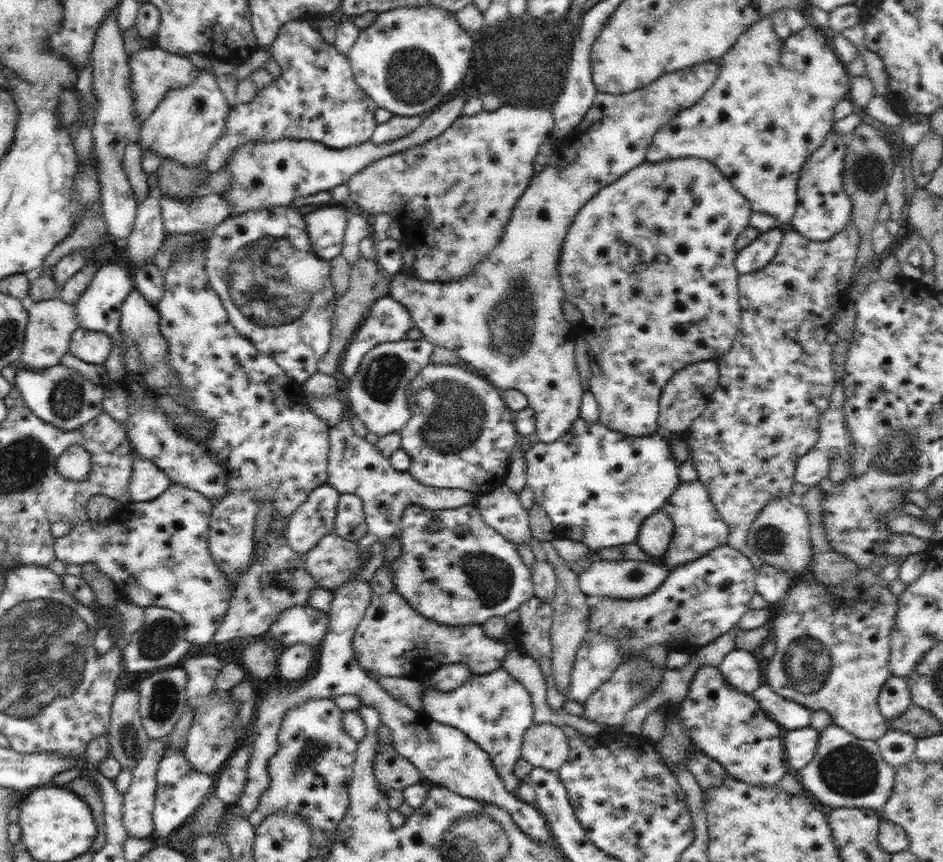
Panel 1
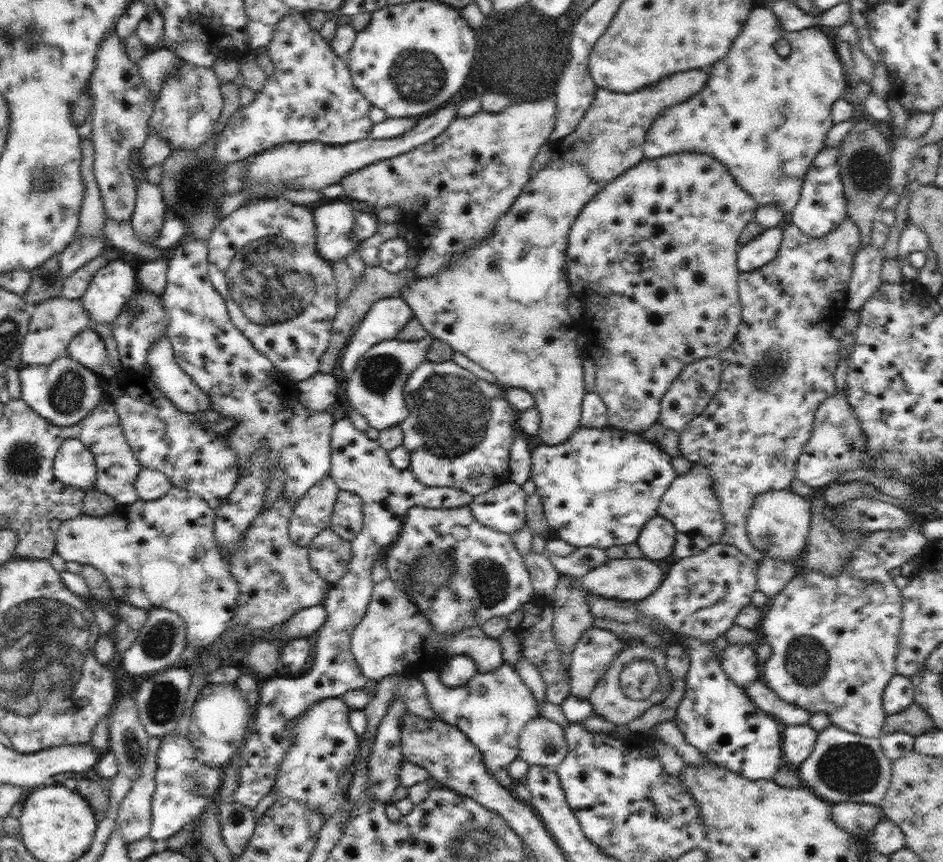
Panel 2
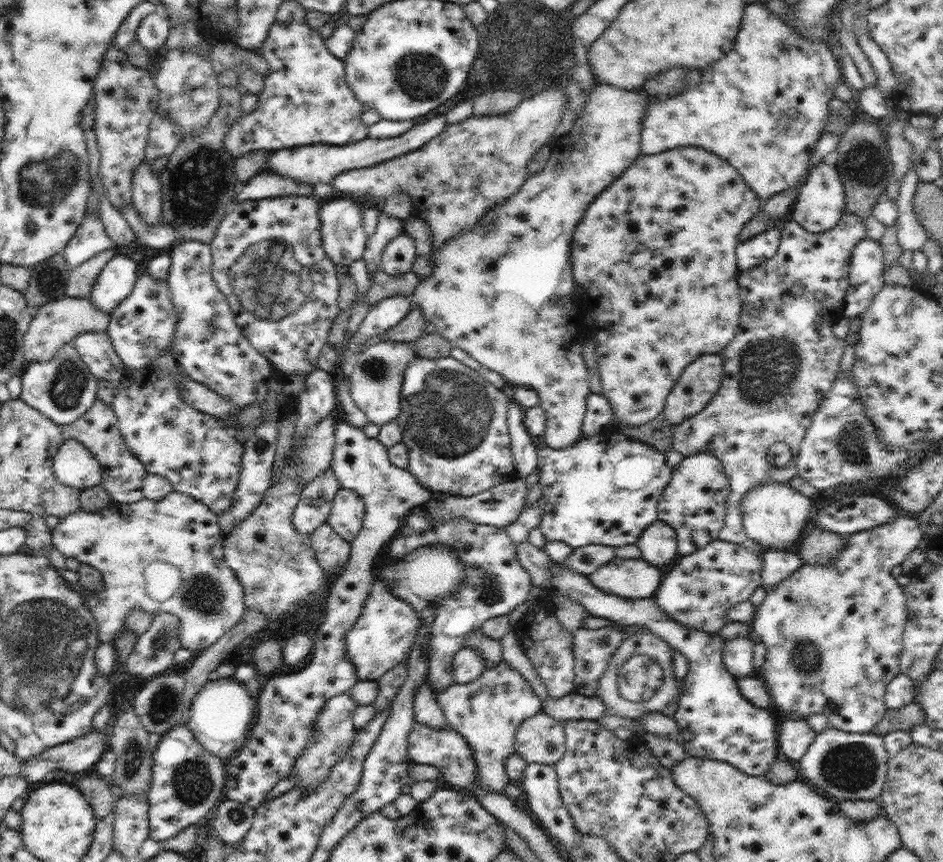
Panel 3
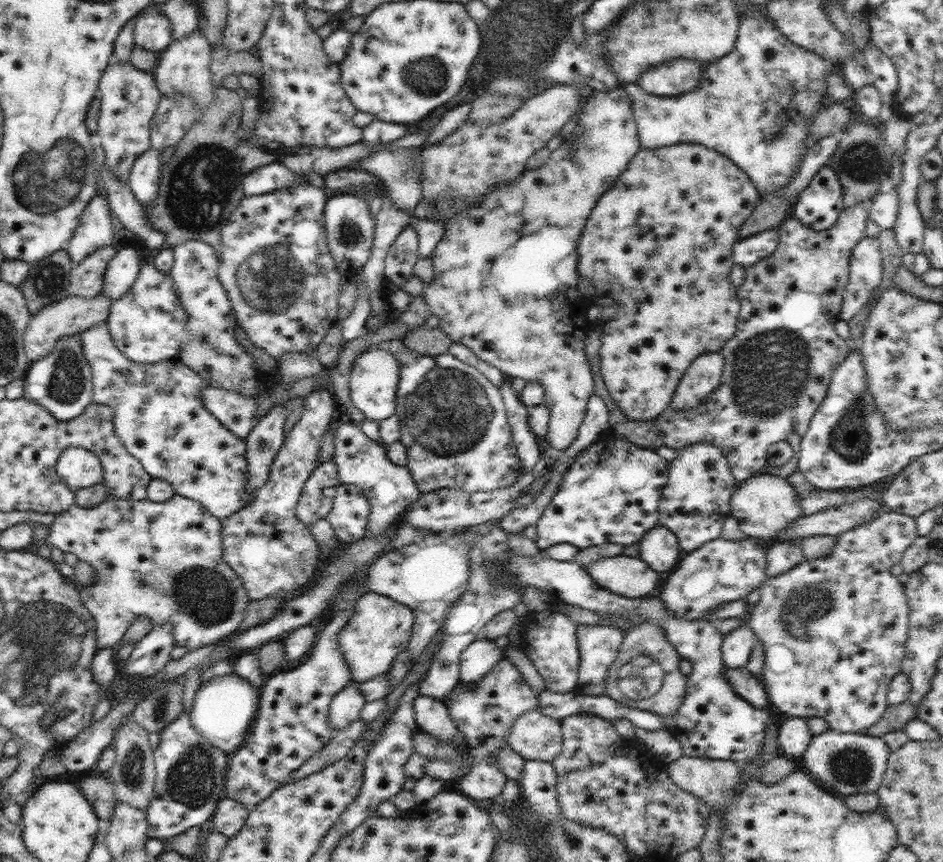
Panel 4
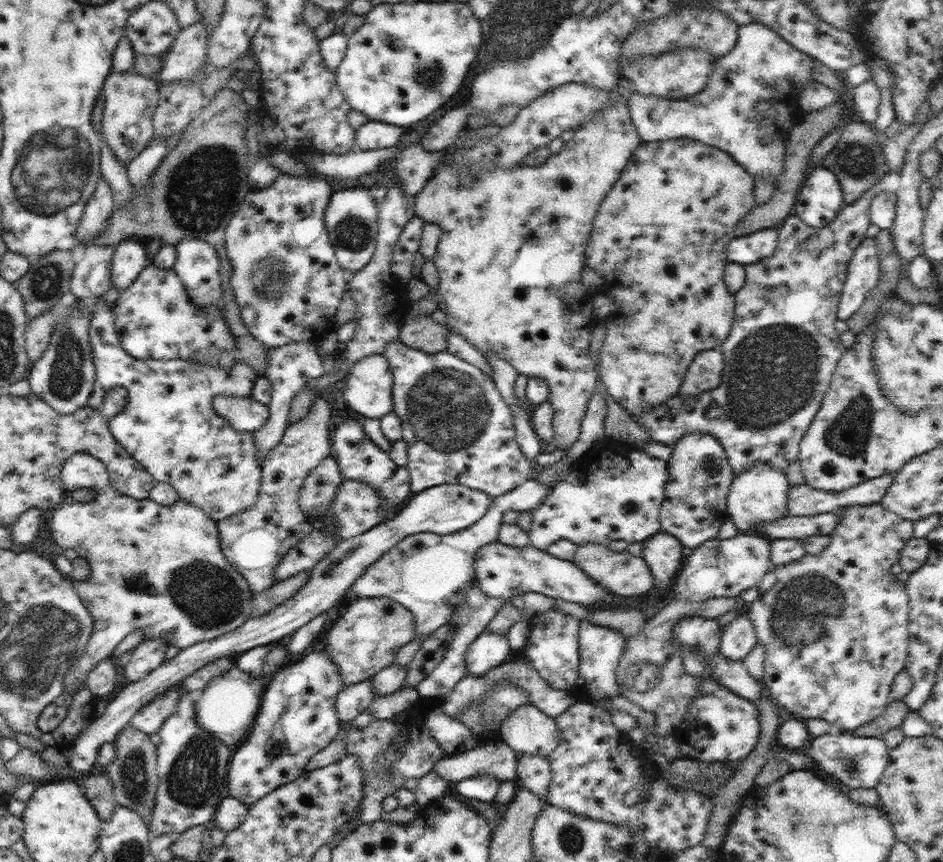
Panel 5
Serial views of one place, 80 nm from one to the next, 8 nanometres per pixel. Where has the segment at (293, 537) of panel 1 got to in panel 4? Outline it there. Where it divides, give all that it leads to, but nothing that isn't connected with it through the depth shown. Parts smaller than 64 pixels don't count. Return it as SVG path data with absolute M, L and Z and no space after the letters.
M333 459L319 463L301 490L298 519L308 528L320 519L327 519L332 511L337 489L341 486L338 470Z

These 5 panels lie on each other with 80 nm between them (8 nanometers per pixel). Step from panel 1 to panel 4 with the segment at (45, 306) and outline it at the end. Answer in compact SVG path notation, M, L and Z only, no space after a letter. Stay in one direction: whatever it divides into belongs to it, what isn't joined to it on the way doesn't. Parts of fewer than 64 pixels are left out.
M100 294L91 299L81 296L68 296L54 304L41 308L38 313L31 317L23 336L23 345L28 360L37 361L46 358L63 334L71 334L72 332L84 334L85 330L92 328L95 324L107 322L111 311L111 302L112 300L105 294Z

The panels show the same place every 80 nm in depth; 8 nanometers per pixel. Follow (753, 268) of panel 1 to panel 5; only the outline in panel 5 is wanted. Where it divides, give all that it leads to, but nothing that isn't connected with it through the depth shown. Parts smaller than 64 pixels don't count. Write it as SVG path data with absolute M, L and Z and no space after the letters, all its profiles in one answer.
M762 229L736 237L726 246L729 262L749 265L770 256L777 246L777 229Z

